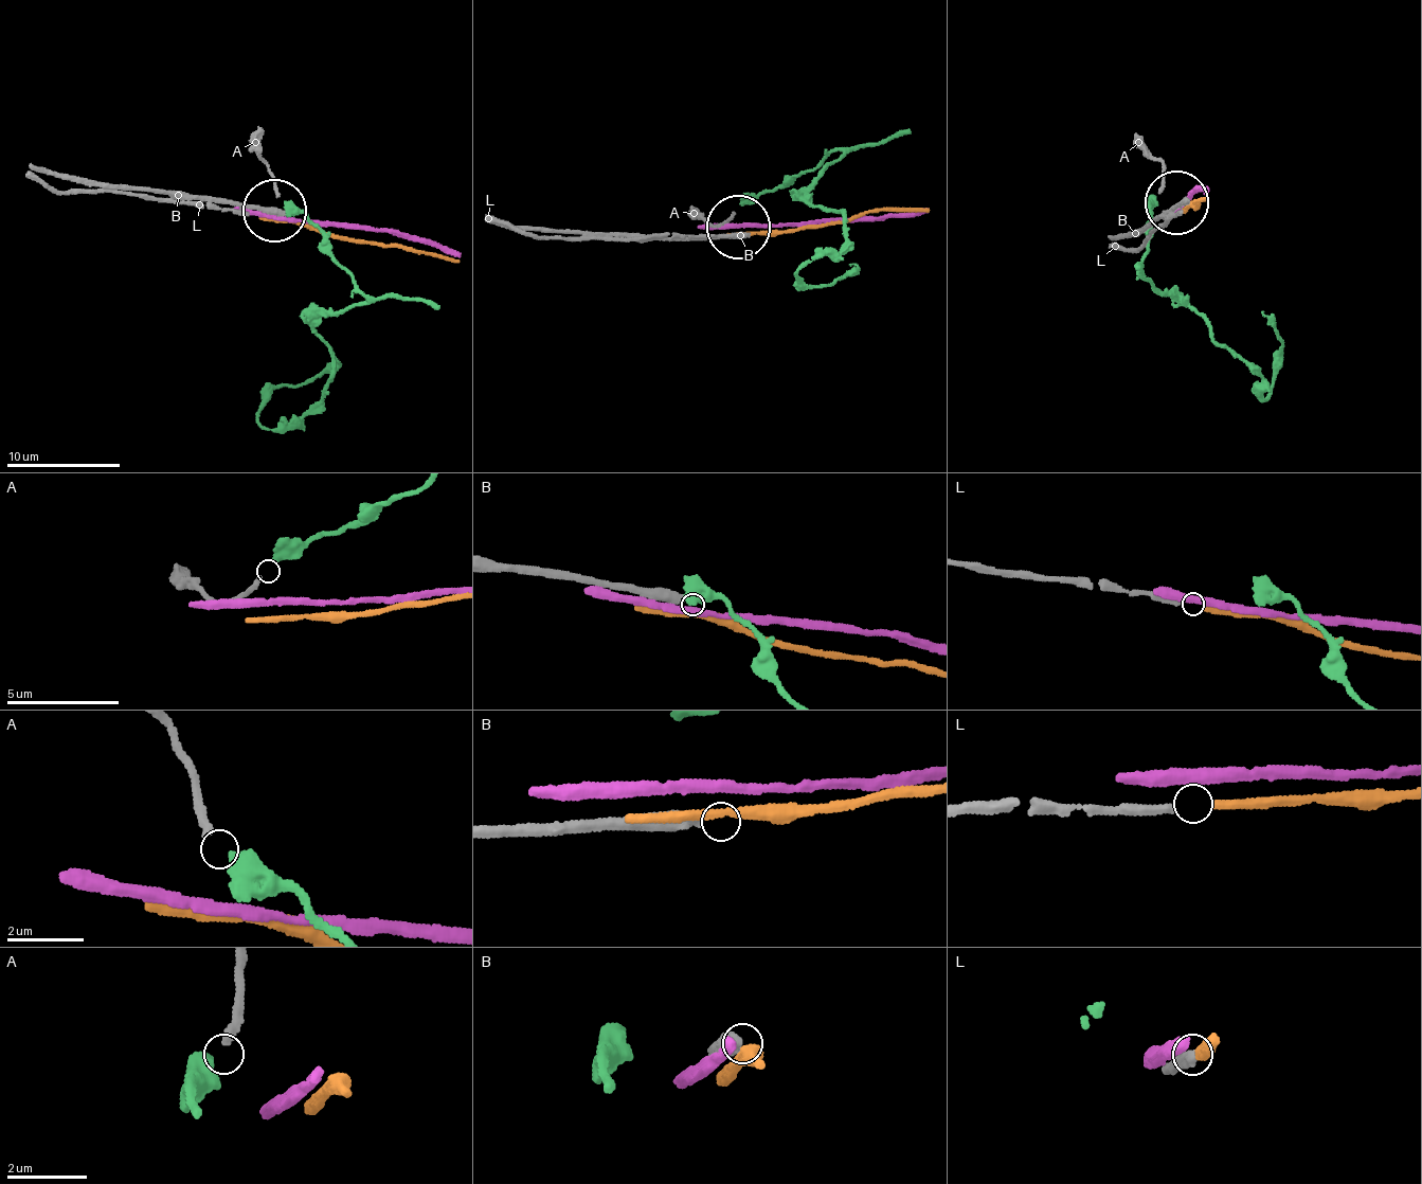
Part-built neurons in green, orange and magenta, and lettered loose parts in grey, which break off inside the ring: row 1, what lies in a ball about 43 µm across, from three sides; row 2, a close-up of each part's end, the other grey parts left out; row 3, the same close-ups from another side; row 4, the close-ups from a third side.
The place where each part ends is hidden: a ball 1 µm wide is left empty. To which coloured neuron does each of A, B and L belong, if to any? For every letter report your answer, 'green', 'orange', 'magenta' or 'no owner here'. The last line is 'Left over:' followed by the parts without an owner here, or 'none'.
A: green
B: no owner here
L: orange
Left over: B

